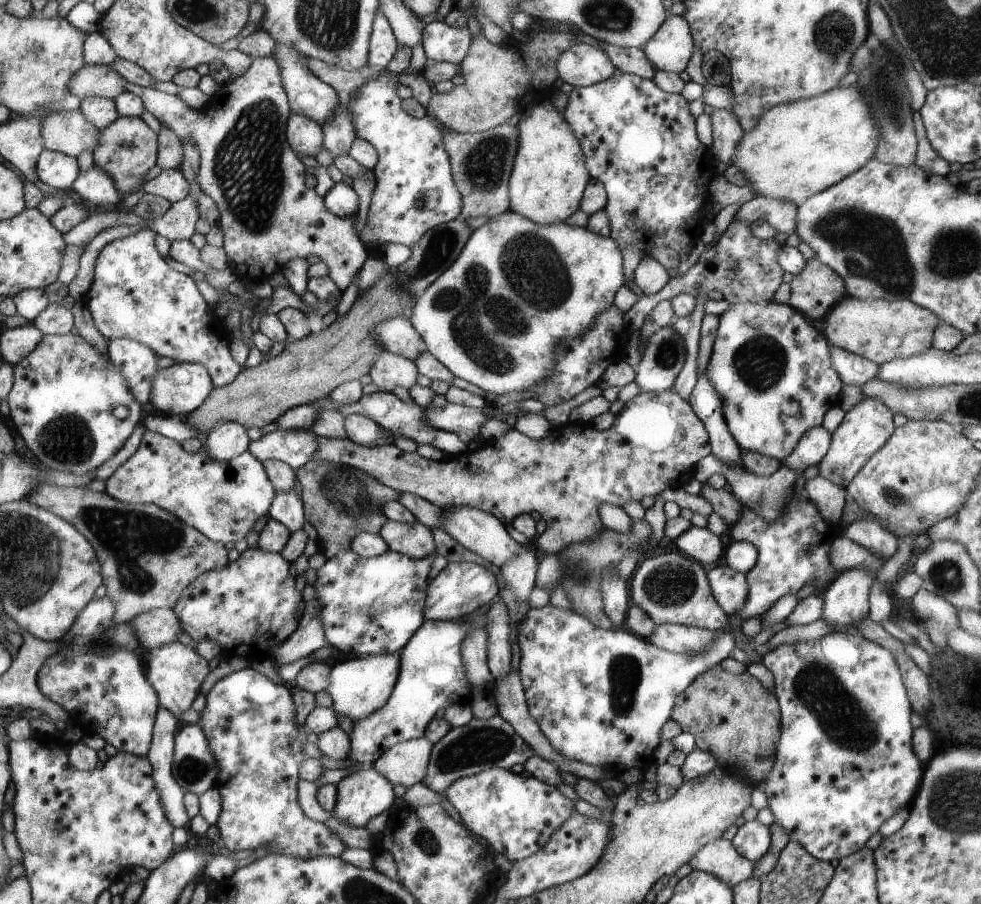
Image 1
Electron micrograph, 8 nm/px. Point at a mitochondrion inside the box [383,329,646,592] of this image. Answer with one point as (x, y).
(579, 568)

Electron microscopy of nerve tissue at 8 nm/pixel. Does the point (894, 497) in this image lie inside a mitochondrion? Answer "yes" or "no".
yes

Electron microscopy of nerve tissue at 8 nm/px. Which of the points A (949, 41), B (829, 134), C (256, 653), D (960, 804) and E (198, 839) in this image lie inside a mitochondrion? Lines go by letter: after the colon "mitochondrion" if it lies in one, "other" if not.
A: mitochondrion
B: other
C: other
D: mitochondrion
E: other

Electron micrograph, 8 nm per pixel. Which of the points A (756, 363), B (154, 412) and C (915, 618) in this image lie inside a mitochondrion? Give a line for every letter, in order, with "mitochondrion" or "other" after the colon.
A: mitochondrion
B: other
C: other

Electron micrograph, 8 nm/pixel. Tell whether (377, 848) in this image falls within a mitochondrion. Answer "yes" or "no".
no

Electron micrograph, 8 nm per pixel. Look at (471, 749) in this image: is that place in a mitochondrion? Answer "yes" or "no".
yes

